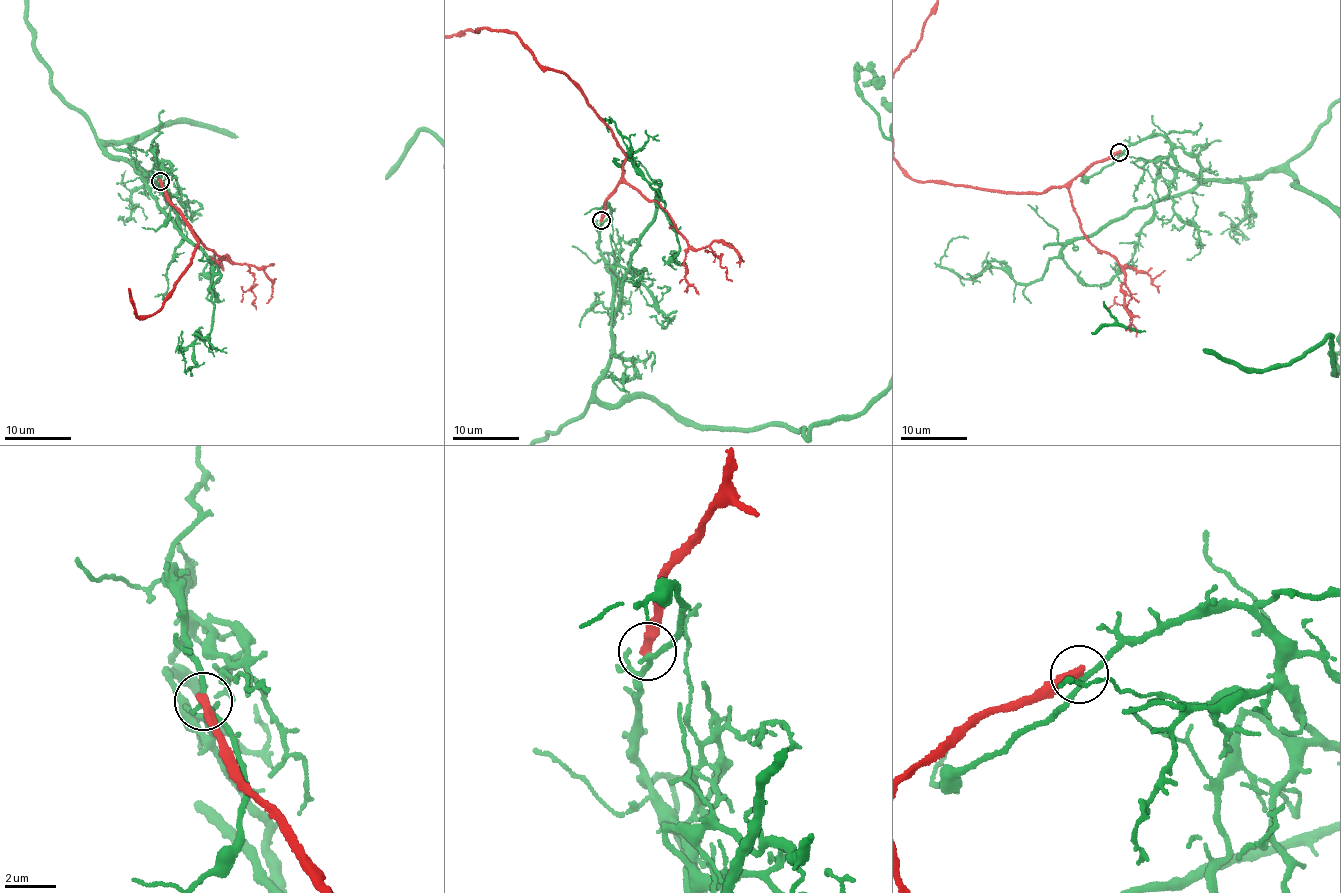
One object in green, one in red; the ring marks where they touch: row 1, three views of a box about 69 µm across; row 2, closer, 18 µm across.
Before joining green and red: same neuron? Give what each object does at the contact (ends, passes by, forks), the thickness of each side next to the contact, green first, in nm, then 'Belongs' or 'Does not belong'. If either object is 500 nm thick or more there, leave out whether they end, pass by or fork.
At the ring green passes by. At the ring red ends. Thickness 220 nm (green) against 340 nm. Does not belong

